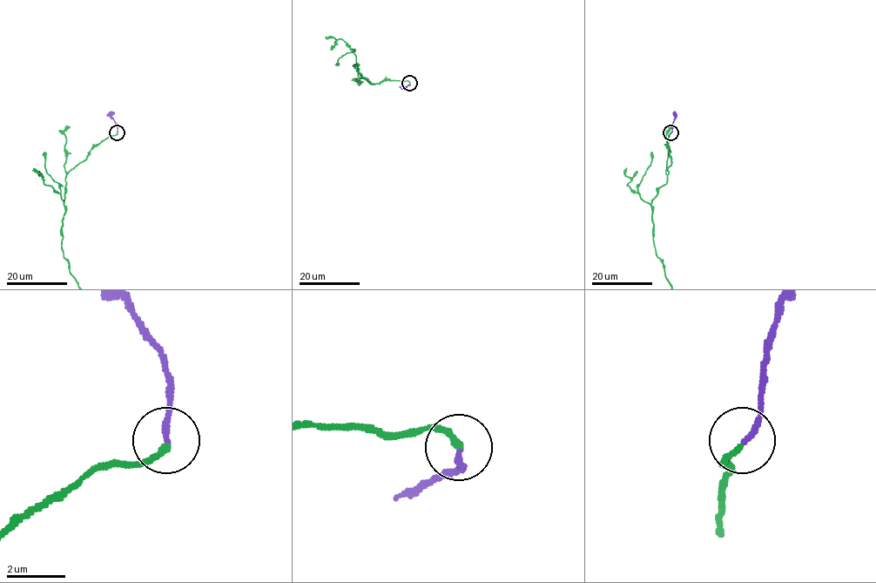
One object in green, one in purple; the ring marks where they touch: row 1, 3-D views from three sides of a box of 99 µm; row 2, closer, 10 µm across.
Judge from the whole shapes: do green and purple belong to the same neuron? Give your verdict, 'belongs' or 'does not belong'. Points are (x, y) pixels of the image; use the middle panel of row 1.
belongs

